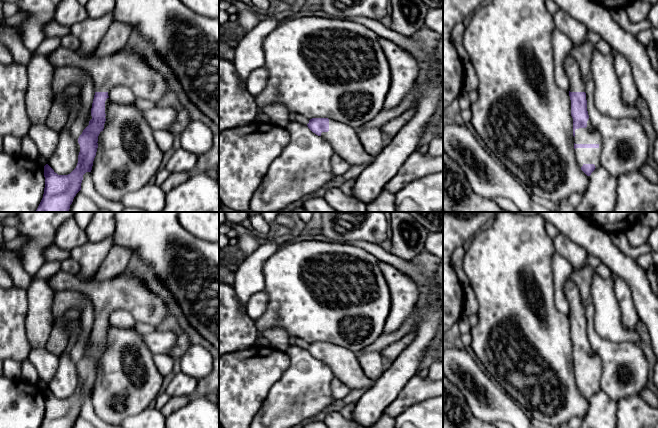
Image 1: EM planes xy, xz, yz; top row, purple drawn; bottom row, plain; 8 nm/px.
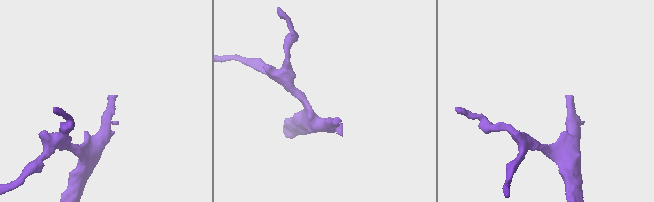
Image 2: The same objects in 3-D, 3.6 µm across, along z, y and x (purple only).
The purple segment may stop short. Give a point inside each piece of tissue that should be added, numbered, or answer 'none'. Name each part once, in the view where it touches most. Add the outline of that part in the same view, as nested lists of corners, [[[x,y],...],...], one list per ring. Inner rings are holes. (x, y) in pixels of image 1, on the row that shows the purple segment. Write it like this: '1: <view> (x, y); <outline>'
1: yz (589, 135); [[[590,119],[587,121],[586,128],[575,130],[575,144],[598,144],[598,148],[576,148],[575,158],[579,167],[584,164],[594,164],[596,168],[601,166],[602,136],[593,127]]]

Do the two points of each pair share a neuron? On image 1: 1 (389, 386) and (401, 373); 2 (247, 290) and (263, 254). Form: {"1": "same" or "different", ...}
{"1": "same", "2": "same"}

